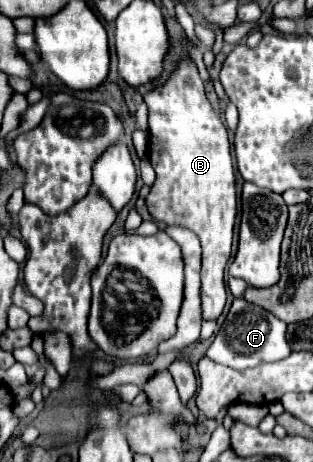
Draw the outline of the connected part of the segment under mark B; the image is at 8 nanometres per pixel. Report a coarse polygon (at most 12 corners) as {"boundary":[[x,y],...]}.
{"boundary":[[192,59],[144,95],[146,197],[202,243],[202,317],[226,305],[230,137]]}

